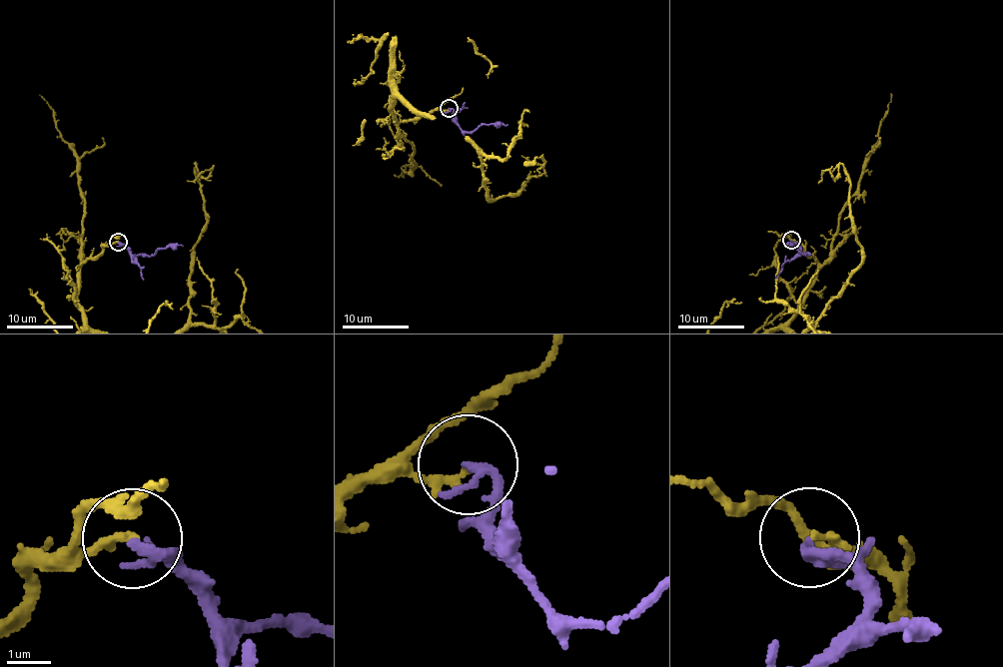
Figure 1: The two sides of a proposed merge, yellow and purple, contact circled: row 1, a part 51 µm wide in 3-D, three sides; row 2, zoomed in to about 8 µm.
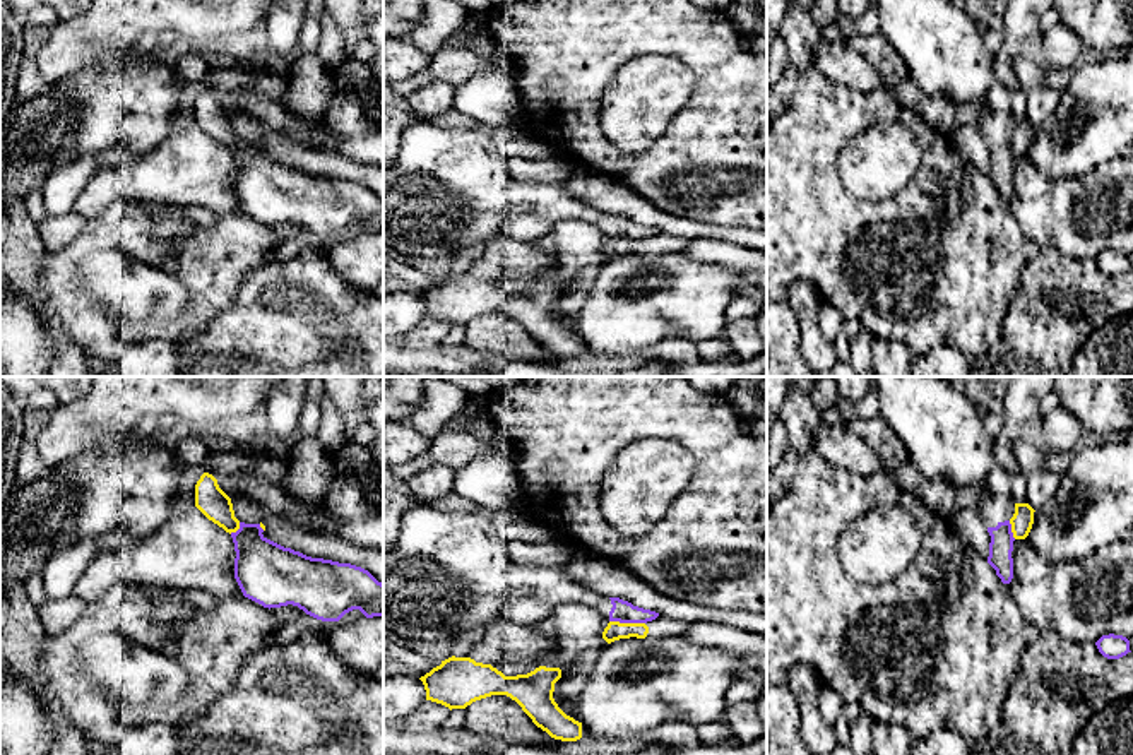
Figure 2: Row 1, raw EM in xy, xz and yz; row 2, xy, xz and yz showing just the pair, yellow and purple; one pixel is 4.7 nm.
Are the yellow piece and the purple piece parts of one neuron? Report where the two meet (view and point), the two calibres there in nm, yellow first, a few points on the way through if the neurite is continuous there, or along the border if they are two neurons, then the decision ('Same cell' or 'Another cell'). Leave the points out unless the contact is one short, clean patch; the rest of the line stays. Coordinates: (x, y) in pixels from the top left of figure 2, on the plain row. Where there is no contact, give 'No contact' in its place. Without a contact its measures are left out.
Touches yellow at xz (627, 240). Thickness 90 nm (yellow) against 110 nm. Boundary: xz (610, 237), (644, 240). Another cell

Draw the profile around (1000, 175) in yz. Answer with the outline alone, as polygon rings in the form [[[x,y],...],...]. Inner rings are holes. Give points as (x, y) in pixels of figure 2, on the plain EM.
[[[986,108],[977,125],[982,130],[991,152],[988,180],[996,187],[1003,200],[1013,195],[1013,149],[1010,140],[1010,115]]]

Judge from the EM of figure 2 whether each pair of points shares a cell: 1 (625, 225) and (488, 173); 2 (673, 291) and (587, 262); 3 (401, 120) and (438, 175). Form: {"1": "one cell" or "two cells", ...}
{"1": "one cell", "2": "two cells", "3": "two cells"}

